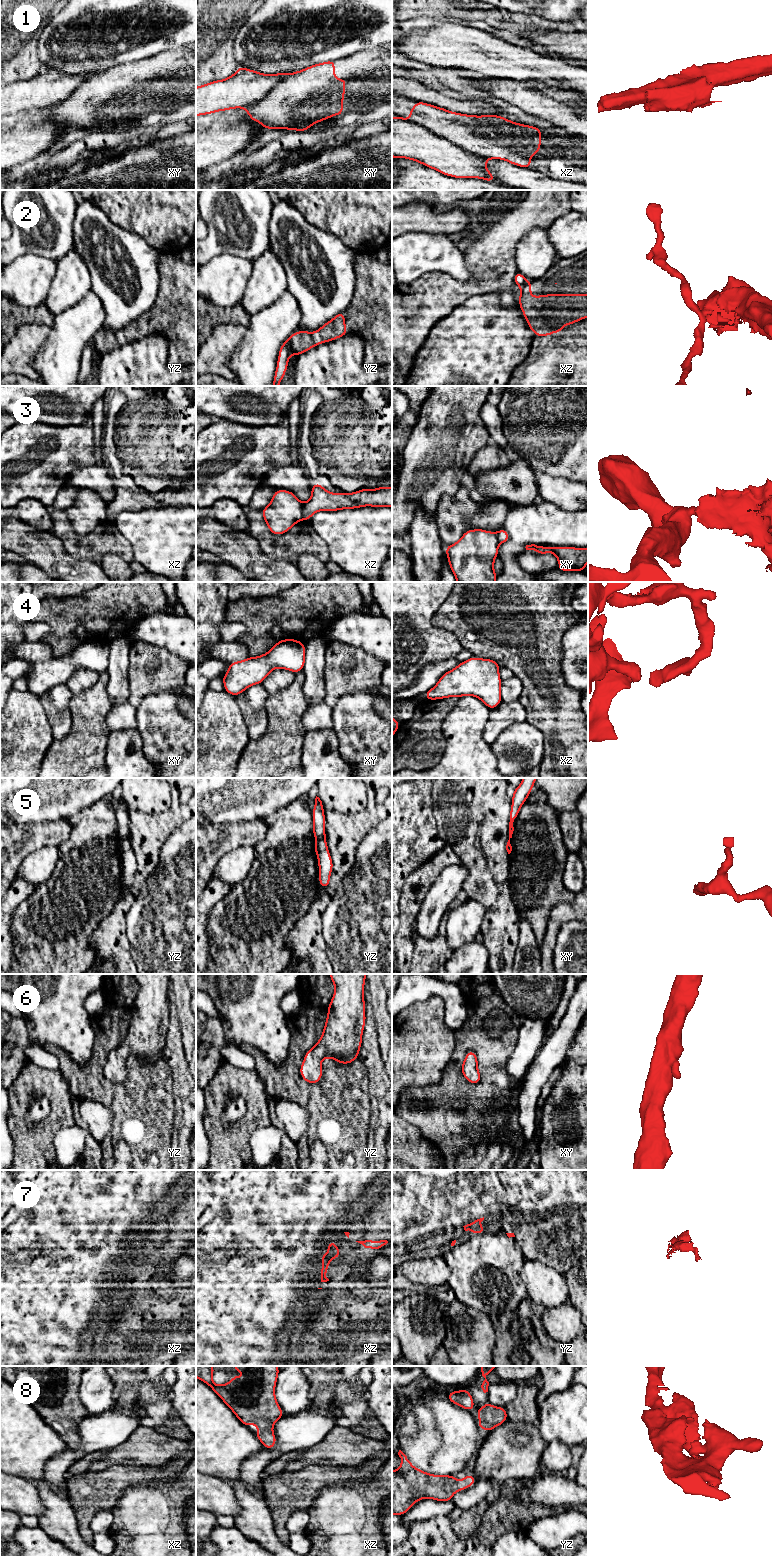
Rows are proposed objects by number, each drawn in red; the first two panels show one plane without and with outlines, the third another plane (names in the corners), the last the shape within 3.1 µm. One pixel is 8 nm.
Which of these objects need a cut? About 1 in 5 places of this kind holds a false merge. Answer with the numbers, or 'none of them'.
1, 2, 3

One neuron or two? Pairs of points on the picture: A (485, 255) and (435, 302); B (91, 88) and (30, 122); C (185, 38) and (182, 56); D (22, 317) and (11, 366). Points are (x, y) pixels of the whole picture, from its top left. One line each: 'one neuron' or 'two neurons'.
A: one neuron
B: two neurons
C: two neurons
D: two neurons

